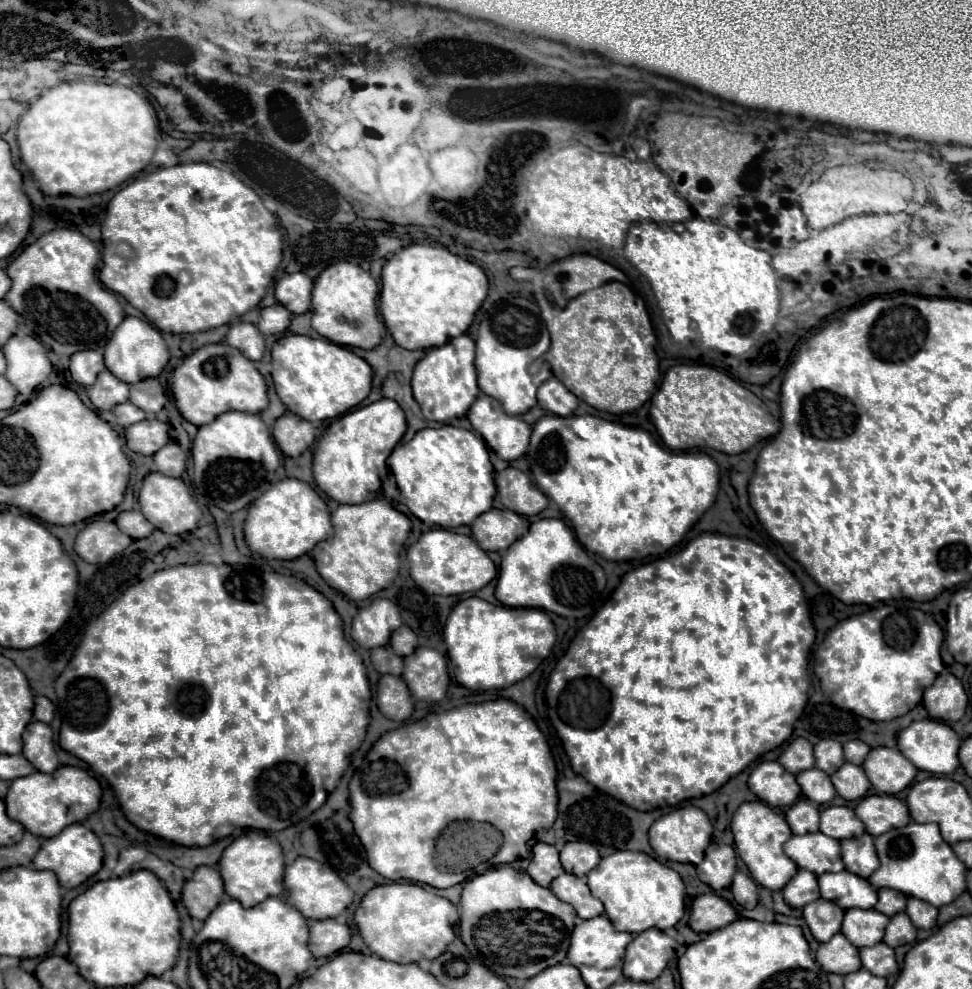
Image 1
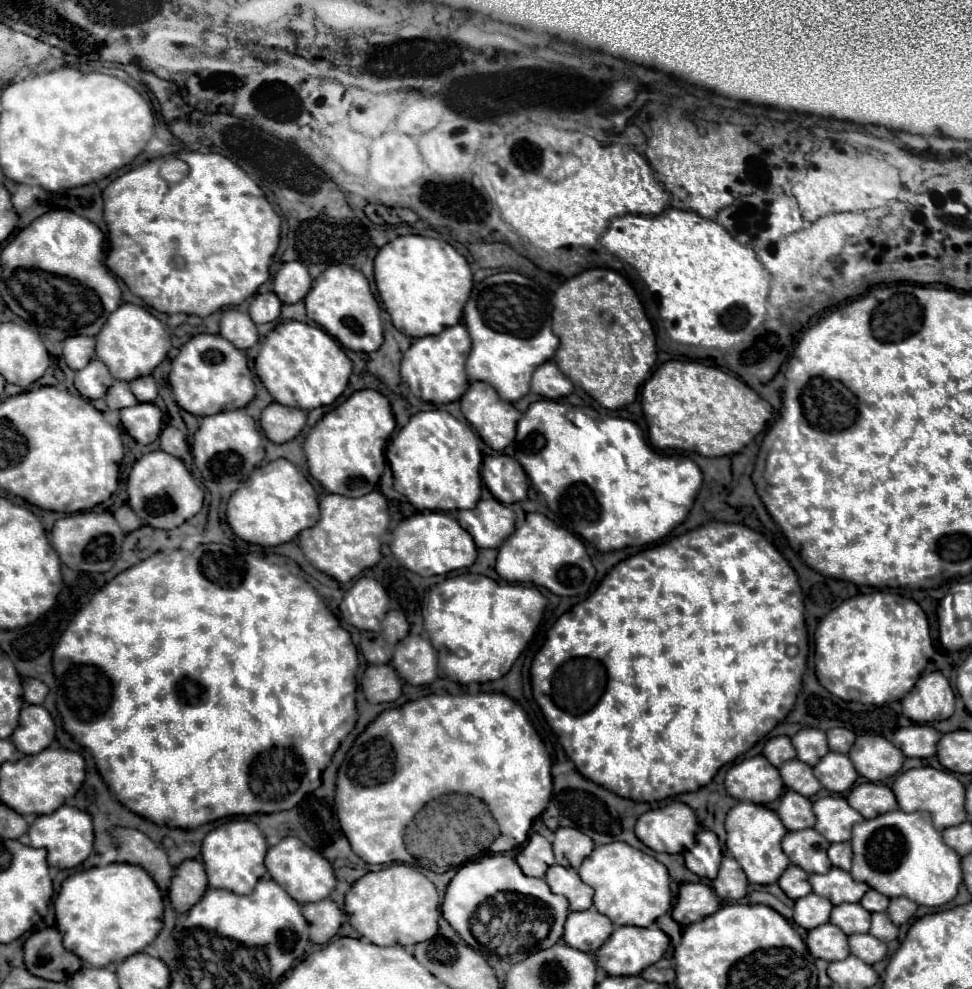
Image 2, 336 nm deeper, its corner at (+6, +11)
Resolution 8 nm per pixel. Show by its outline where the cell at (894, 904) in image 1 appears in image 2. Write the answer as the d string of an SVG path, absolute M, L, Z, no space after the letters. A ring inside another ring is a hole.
M869 889L869 891L863 895L861 905L863 905L867 911L871 911L871 913L875 913L875 911L887 911L887 907L889 907L889 897L885 897L883 893L877 893L875 889Z

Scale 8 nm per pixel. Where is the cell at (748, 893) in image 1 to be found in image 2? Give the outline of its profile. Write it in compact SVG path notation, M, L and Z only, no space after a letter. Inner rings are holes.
M725 855L719 875L713 881L713 889L721 899L743 899L747 895L747 877L743 873L743 869L737 865L737 861L733 861L733 857Z

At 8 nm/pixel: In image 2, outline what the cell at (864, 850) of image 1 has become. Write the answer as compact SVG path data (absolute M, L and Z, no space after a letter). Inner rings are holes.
M849 841L847 843L831 843L829 859L831 859L833 867L849 871L851 869L851 857L853 857L853 851L851 851Z

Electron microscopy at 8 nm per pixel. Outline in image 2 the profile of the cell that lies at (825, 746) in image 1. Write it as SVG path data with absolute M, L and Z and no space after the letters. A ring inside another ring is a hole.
M805 727L791 741L793 741L793 747L797 749L797 759L805 761L811 767L817 765L817 761L825 757L825 753L829 753L827 735L821 729Z

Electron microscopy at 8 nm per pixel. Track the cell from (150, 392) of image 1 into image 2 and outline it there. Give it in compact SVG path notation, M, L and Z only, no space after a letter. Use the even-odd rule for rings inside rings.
M151 375L133 379L129 385L131 385L131 391L137 397L137 401L149 401L149 403L155 401L155 397L157 397L157 385L155 385L155 379Z

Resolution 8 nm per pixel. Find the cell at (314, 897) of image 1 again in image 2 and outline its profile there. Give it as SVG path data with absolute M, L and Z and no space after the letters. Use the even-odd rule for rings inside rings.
M285 837L277 845L269 847L265 865L267 865L267 871L271 873L271 877L301 905L327 899L337 885L335 871L333 871L331 863L325 857L321 857L321 853L317 853L315 849L309 849L297 837Z

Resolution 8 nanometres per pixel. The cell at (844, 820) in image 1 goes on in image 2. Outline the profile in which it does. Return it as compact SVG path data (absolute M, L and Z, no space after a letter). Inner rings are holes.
M829 795L829 797L817 799L813 803L813 811L817 817L815 829L831 843L849 841L853 825L863 821L861 813L849 807L845 797L841 795Z

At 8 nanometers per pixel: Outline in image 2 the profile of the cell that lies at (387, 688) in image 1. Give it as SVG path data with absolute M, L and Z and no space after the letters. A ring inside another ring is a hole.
M369 665L361 687L369 703L389 703L401 695L401 679L391 665Z

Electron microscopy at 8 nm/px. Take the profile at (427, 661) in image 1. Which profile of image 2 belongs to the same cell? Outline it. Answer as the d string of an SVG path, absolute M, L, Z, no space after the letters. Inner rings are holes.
M407 635L395 647L391 665L409 685L427 685L437 679L437 651L421 635Z

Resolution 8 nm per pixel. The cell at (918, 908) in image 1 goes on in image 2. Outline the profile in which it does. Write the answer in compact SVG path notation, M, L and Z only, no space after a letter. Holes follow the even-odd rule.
M895 897L895 899L891 899L889 909L887 909L887 913L889 913L889 917L891 917L891 921L895 925L903 925L909 919L913 919L915 911L917 911L917 903L909 901L907 897Z

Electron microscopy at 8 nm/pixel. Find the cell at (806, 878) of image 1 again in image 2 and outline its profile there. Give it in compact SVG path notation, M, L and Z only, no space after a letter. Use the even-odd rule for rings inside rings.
M789 865L789 869L785 869L785 873L779 877L777 883L779 883L779 887L783 889L783 893L787 897L799 899L799 897L805 897L805 895L809 895L813 891L807 877L809 875L801 867Z

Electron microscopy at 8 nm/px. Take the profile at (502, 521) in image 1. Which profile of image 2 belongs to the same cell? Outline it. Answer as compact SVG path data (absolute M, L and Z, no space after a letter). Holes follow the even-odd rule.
M481 499L473 511L459 511L457 521L473 537L477 547L499 547L503 539L515 531L515 513L497 499Z

